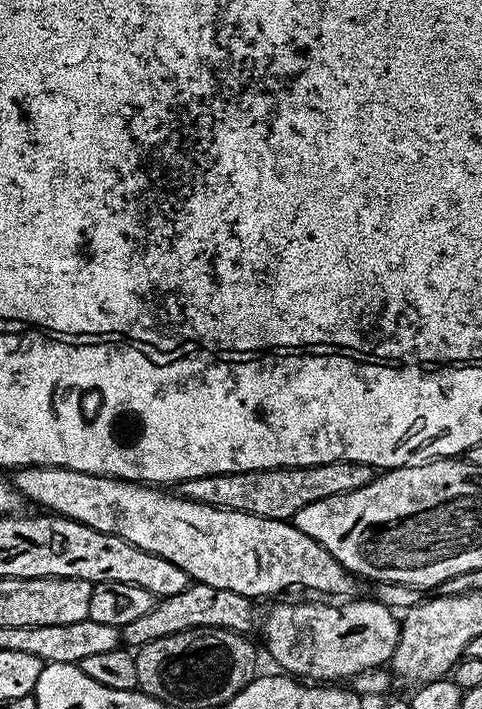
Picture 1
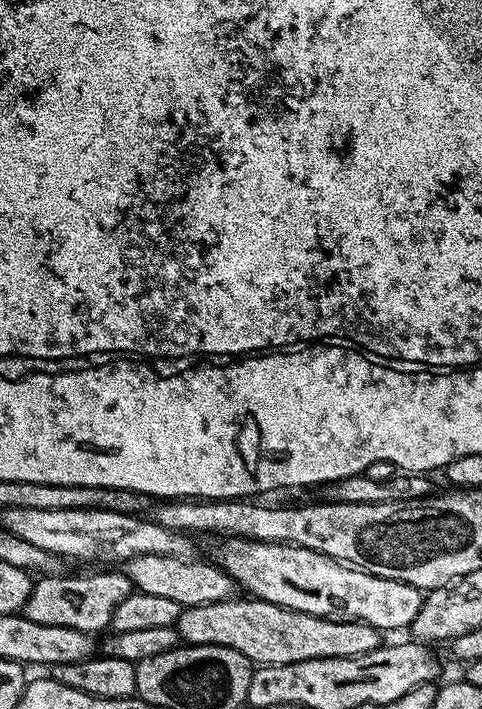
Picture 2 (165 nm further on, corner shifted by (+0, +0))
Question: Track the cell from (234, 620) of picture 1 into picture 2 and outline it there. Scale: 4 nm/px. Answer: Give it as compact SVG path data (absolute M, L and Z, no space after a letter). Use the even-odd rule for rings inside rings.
M233 598L222 602L210 602L206 606L181 608L180 616L174 625L176 633L180 635L184 644L213 644L214 646L226 646L238 650L238 654L242 654L256 666L306 662L310 658L350 658L351 656L370 654L382 644L382 639L380 640L381 629L369 624L343 618L306 614L255 598L240 599Z

